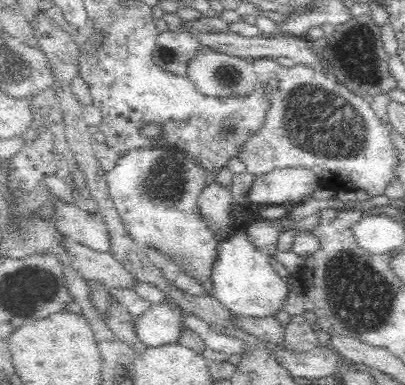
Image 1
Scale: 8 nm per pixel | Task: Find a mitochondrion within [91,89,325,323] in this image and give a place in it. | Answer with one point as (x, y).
(231, 134)

